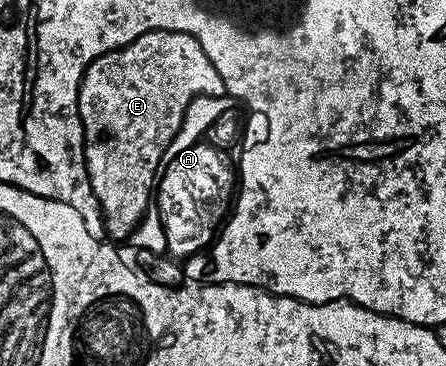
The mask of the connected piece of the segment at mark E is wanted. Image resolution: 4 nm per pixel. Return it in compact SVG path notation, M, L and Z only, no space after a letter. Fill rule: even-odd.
M177 30L174 32L154 32L144 38L140 38L134 46L130 46L126 53L128 60L112 60L116 58L101 58L98 62L89 60L82 68L82 112L86 122L86 142L88 148L88 164L94 188L98 192L96 202L96 215L102 225L104 236L109 241L124 240L133 235L134 223L132 216L143 217L145 213L142 206L149 206L149 201L139 195L140 187L152 186L152 178L156 178L156 164L162 164L162 154L168 146L168 142L178 140L178 130L184 128L186 118L182 120L182 102L192 106L192 110L198 112L200 124L204 124L214 114L224 114L224 118L230 118L236 122L234 126L234 164L238 164L238 170L234 170L234 188L236 192L244 189L244 156L248 152L256 152L260 144L268 144L268 136L272 136L272 120L268 120L268 112L260 112L256 104L248 104L245 96L239 96L238 90L230 87L230 81L224 80L220 72L210 62L207 51L200 44L200 36L197 32Z

